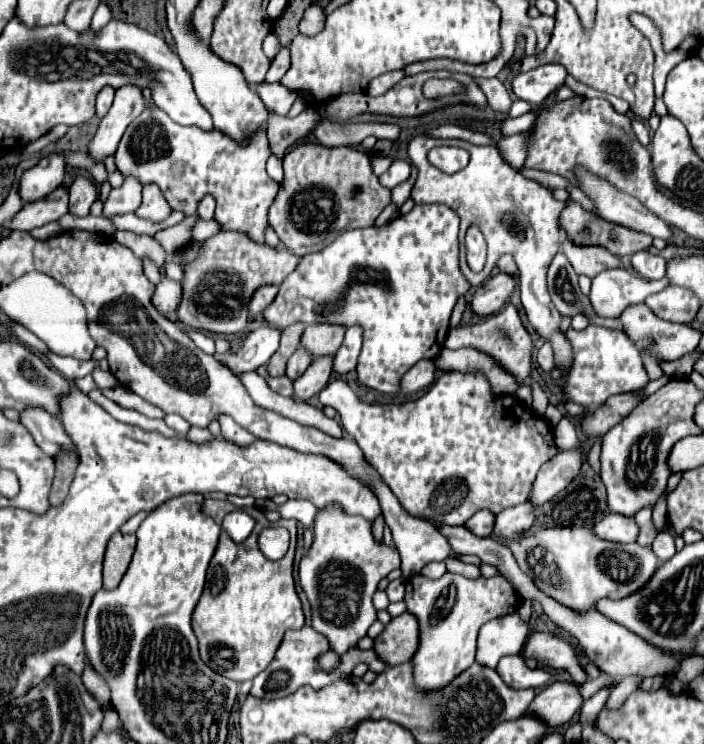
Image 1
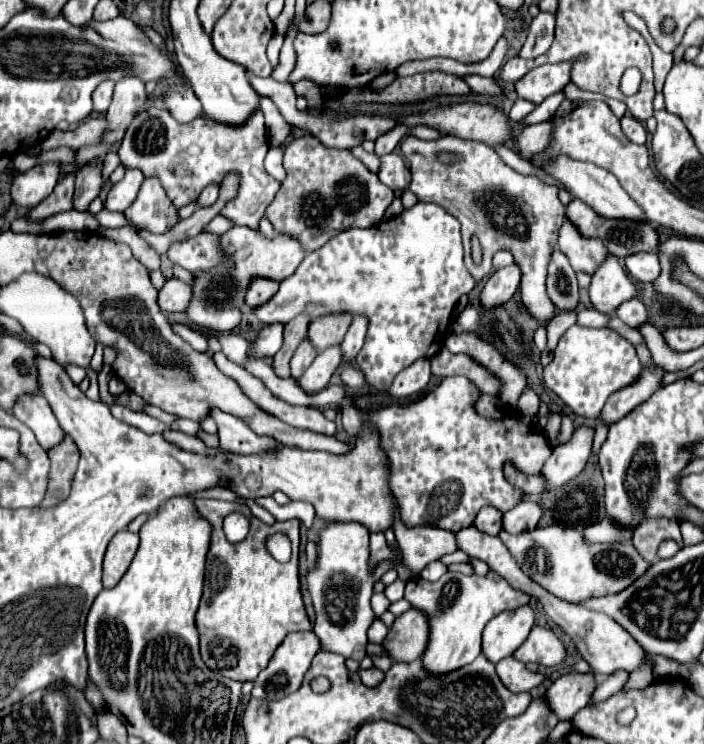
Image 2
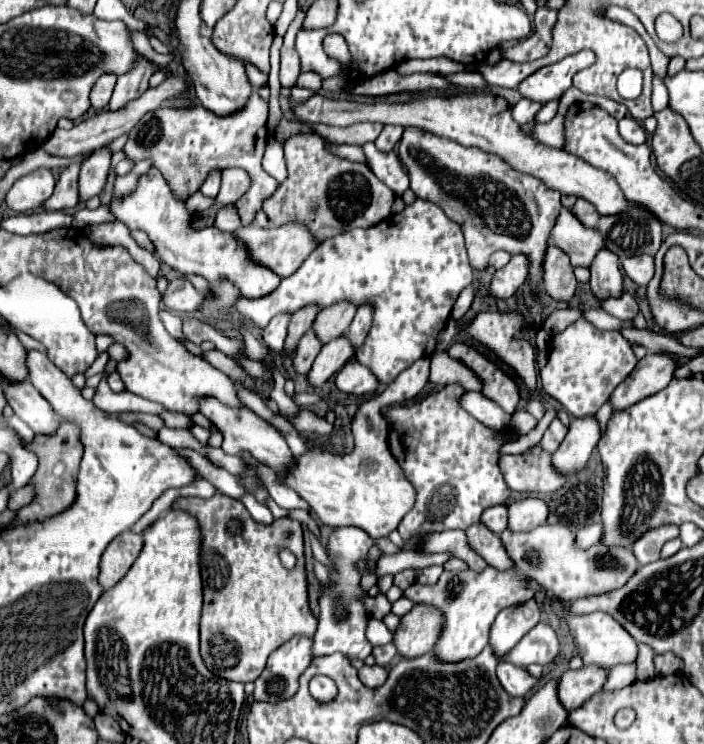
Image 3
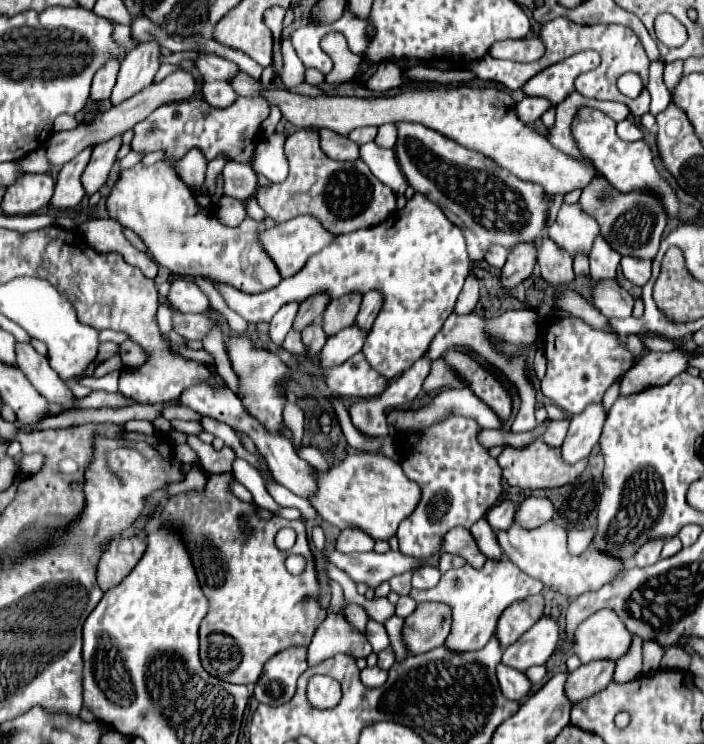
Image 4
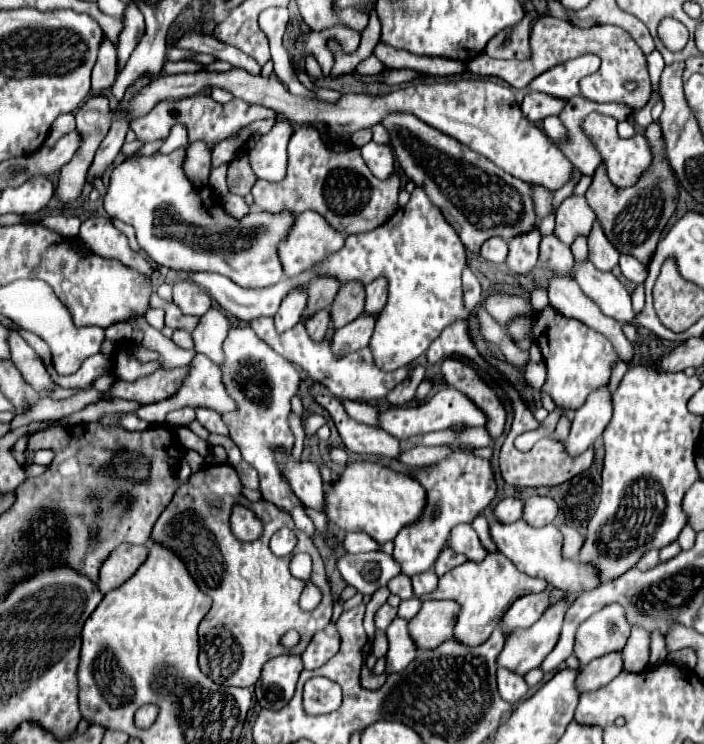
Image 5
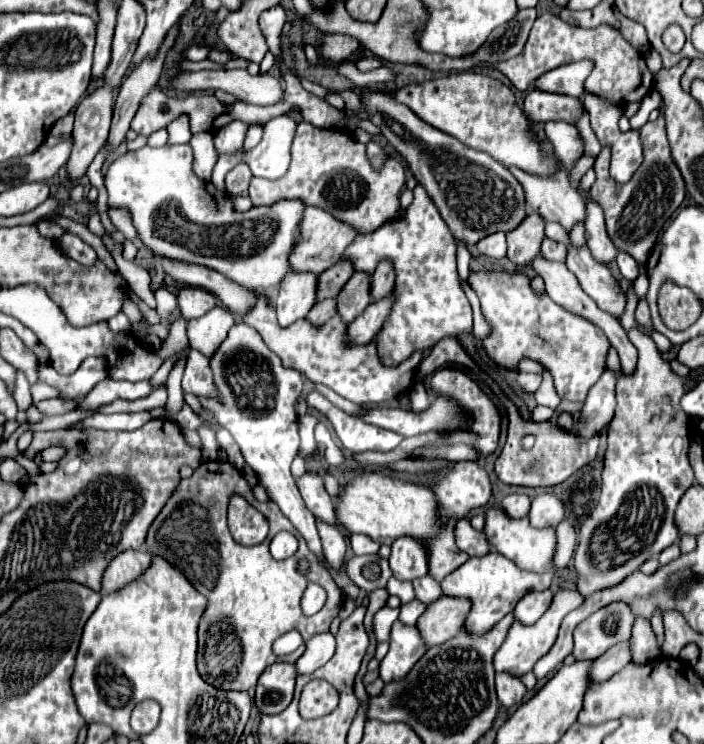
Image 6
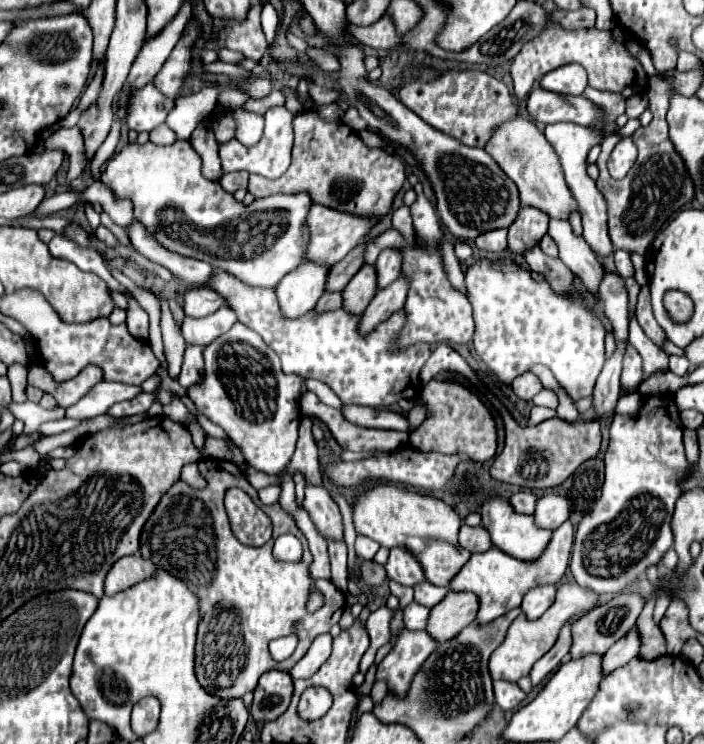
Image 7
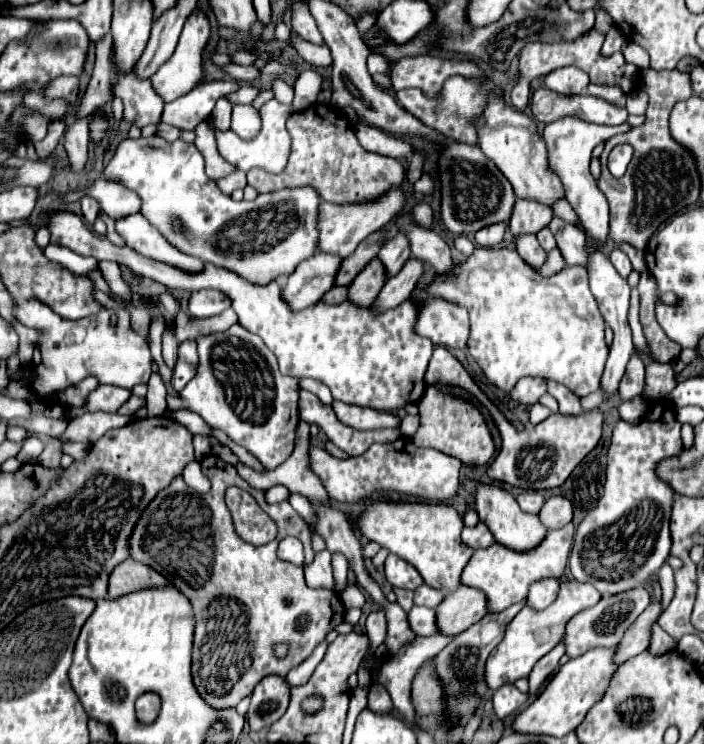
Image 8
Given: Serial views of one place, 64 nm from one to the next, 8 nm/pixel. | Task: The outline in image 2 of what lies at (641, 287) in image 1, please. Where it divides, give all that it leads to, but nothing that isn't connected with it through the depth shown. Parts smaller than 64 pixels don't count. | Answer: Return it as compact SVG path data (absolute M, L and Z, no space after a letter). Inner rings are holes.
M608 254L606 262L598 266L598 272L592 274L590 284L590 300L596 310L614 314L614 310L636 296L636 286L628 278L626 270L618 264L618 258Z

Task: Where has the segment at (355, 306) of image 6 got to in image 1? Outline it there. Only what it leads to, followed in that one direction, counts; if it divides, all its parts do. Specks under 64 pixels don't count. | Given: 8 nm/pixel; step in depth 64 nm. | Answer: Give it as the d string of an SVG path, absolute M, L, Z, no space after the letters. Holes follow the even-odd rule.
M318 324L318 326L306 326L302 334L302 346L316 358L326 354L336 354L342 340L344 340L346 326L330 326L330 324Z

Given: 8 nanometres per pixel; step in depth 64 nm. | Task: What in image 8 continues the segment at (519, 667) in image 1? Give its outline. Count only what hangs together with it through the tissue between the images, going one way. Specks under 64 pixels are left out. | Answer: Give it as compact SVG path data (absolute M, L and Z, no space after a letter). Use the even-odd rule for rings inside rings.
M506 684L498 690L494 690L492 704L494 704L494 714L496 718L504 720L512 712L516 712L520 706L524 706L528 700L528 694L522 694L514 684Z

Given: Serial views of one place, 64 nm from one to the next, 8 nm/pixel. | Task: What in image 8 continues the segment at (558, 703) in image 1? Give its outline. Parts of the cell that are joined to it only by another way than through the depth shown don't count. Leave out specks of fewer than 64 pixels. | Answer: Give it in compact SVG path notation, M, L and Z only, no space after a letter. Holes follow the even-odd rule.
M656 600L652 602L640 616L638 620L626 630L624 638L618 644L618 654L616 654L616 662L626 662L634 656L638 656L640 652L648 650L650 646L650 638L652 638L652 626L658 622L658 618L662 616L664 608L662 602Z

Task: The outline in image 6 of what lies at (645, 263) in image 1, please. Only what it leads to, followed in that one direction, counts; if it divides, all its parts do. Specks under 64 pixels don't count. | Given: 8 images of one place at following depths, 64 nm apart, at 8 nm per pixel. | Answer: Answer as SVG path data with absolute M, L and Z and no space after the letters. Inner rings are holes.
M618 252L616 264L618 264L618 268L620 268L620 272L622 272L622 276L626 280L636 280L636 276L638 276L638 264L636 264L636 260L630 254Z

